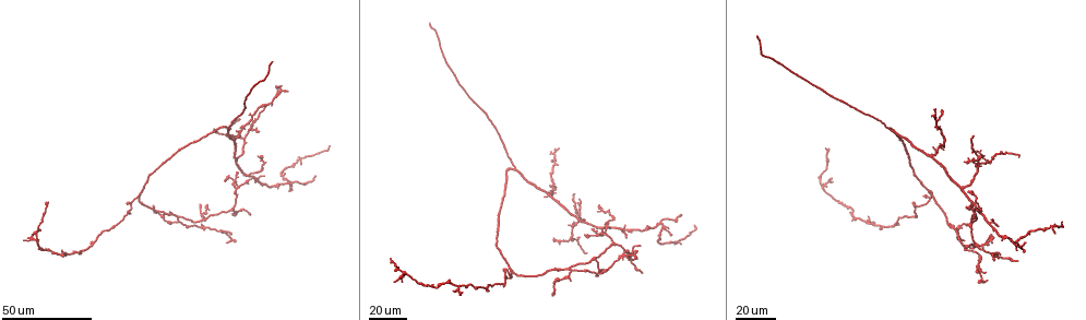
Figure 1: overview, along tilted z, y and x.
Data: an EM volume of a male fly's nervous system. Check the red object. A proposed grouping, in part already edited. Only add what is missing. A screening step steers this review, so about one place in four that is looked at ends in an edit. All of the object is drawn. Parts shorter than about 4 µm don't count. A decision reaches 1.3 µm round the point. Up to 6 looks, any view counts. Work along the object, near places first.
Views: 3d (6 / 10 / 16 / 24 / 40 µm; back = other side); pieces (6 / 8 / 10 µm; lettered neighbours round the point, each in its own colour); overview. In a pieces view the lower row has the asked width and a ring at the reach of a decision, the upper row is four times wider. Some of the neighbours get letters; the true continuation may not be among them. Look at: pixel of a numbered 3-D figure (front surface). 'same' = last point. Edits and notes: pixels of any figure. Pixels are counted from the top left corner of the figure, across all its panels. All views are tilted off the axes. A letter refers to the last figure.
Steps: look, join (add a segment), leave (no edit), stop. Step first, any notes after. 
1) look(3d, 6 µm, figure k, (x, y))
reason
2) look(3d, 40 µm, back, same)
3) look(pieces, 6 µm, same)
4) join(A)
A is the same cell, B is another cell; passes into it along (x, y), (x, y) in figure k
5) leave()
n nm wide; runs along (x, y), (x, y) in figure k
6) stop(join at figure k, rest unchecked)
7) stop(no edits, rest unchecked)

look(3d, 40 µm, figure 1, (973, 134))
end of a long branch

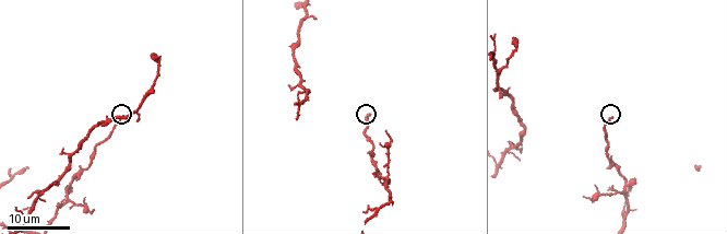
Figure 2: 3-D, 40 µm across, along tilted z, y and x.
look(pieces, 10 µm, figure 2, (610, 118))
what lies round it

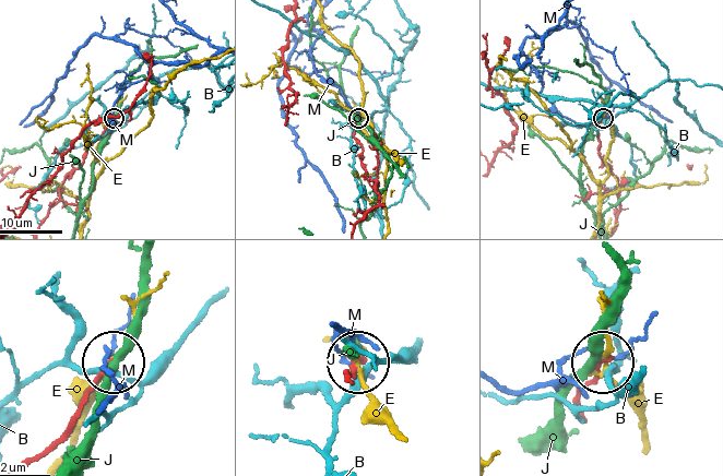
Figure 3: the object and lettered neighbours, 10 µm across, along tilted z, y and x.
leave()
170 nm wide; B, E, J and M are other cells; runs along (30, 462), (58, 439), (113, 361) in figure 3; no lettered segment goes on from it

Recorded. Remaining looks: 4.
look(3d, 24 µm, figure 1, (626, 238))
branch stops here

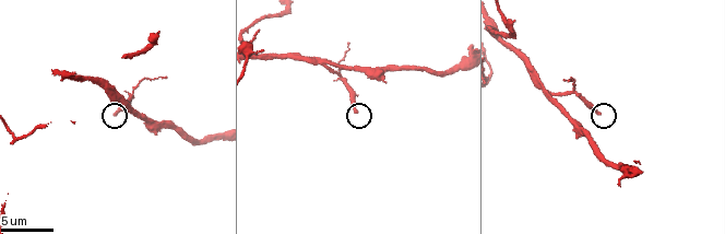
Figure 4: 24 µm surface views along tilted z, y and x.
look(pieces, 8 µm, figure 4, (116, 114))
what lies round it

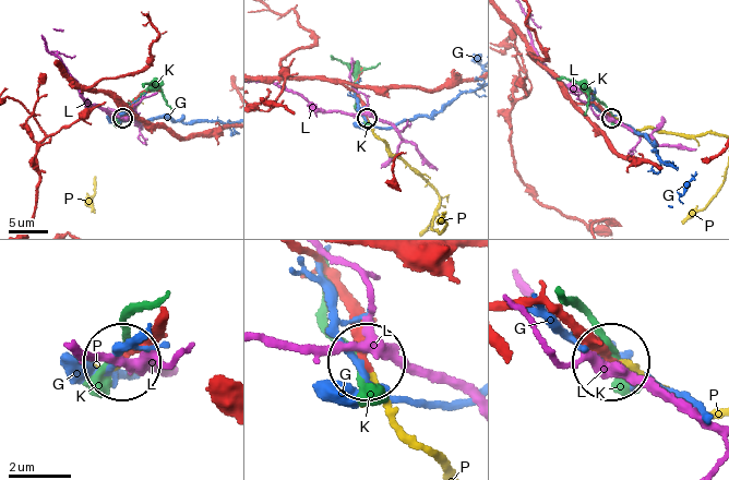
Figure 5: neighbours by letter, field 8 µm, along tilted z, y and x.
join(P)
P is the same cell, G, K and L are other cells; passes into it along (356, 95), (373, 134), (435, 191), (438, 202), (433, 220) in figure 5; it goes on there

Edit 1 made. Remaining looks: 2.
stop(join at figure 5, rest unchecked)

